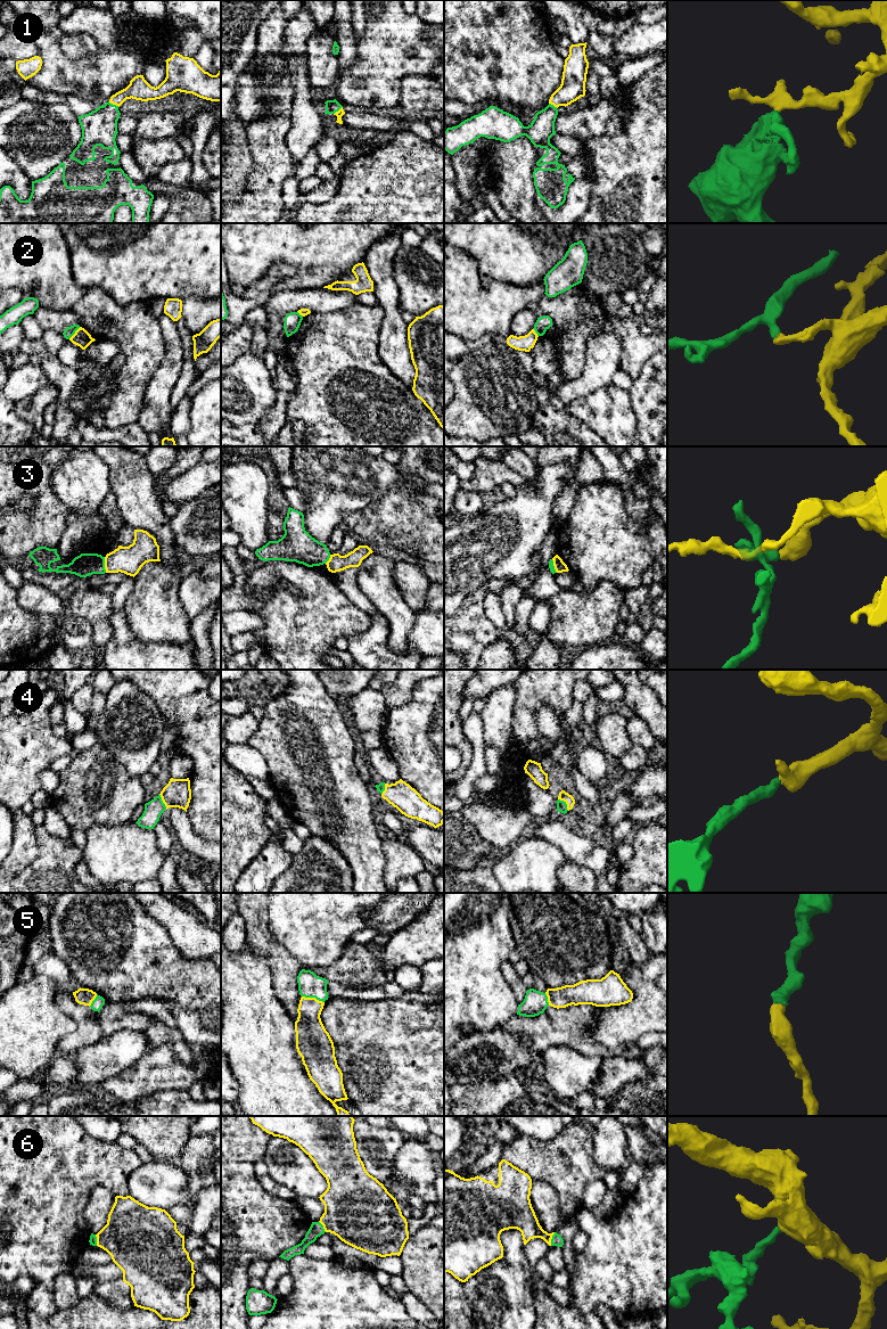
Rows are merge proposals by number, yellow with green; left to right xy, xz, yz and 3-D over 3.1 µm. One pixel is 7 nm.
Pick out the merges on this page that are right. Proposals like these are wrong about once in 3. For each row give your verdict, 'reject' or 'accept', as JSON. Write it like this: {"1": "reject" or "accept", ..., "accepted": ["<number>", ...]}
{"1": "accept", "2": "reject", "3": "reject", "4": "accept", "5": "accept", "6": "accept", "accepted": ["1", "4", "5", "6"]}

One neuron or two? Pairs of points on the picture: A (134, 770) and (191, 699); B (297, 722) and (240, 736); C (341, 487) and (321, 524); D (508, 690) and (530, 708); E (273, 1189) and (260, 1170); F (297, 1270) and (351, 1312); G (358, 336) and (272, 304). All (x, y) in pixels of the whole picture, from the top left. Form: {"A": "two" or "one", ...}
{"A": "two", "B": "two", "C": "one", "D": "two", "E": "one", "F": "one", "G": "two"}

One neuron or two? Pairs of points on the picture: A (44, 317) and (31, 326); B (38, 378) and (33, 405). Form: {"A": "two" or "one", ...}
{"A": "two", "B": "two"}

